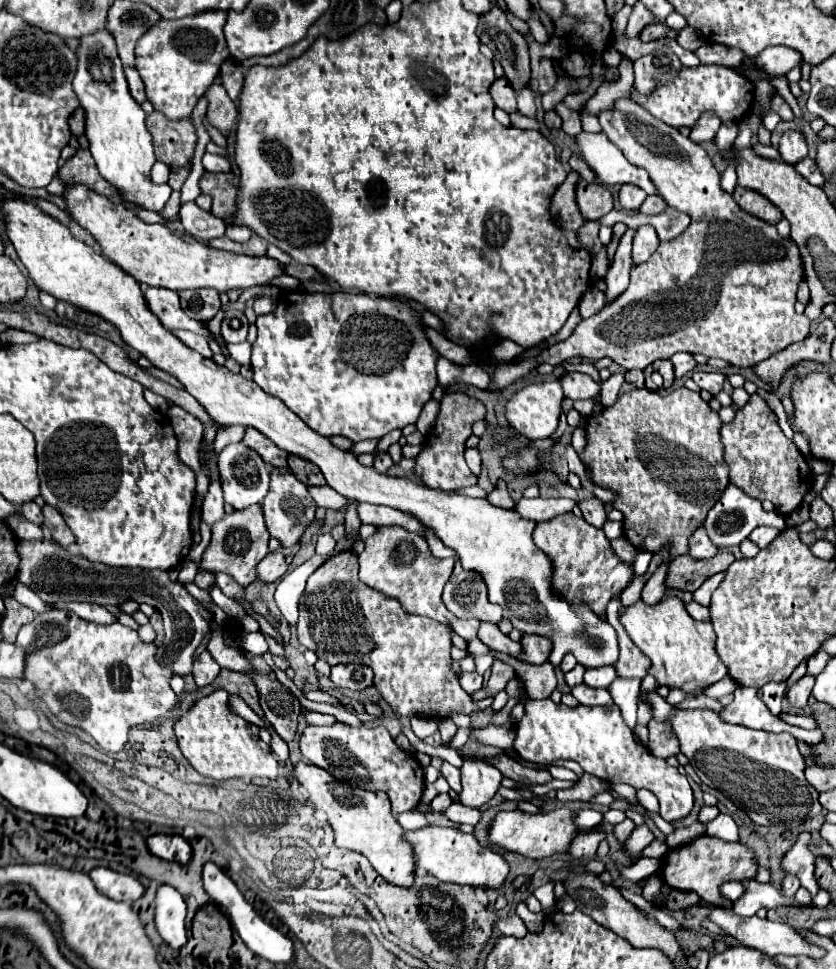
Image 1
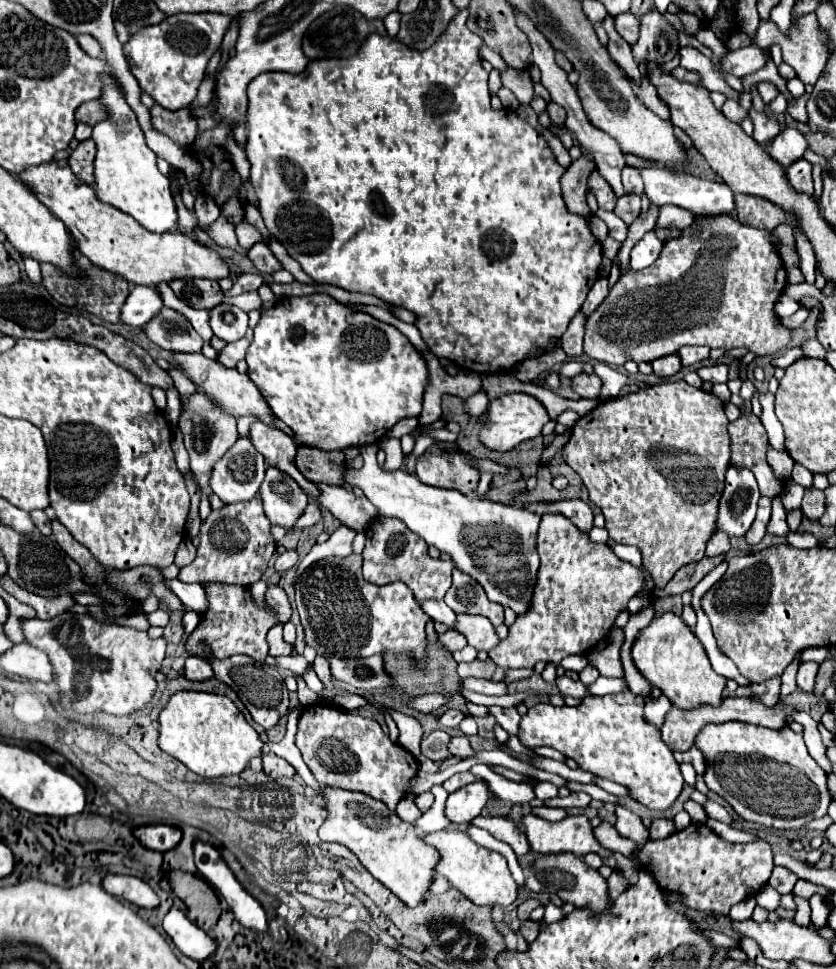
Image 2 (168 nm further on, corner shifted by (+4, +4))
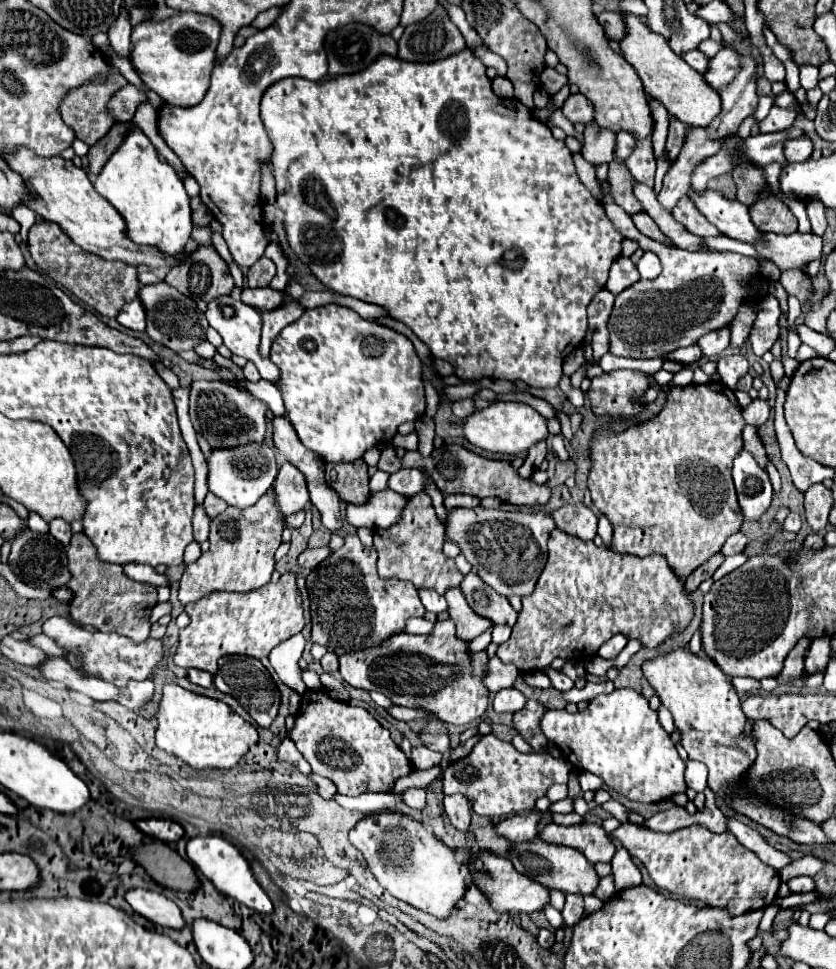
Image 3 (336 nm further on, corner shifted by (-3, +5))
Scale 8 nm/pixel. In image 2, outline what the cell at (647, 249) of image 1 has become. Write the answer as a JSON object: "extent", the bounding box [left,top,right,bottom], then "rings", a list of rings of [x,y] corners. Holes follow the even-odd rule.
{"extent":[630,232,662,270],"rings":[[[646,232],[630,252],[630,268],[642,270],[650,266],[658,258],[660,250],[662,250],[662,242],[658,240],[656,232]]]}

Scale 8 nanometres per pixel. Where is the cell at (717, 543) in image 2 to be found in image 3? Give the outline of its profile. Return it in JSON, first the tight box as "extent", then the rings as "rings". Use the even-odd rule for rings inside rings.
{"extent":[721,531,749,557],"rings":[[[739,531],[739,533],[731,535],[731,537],[725,541],[725,545],[723,545],[721,553],[723,553],[725,557],[729,557],[729,555],[735,555],[735,553],[743,553],[747,543],[749,543],[749,539],[747,539],[747,537],[745,537],[745,535]]]}

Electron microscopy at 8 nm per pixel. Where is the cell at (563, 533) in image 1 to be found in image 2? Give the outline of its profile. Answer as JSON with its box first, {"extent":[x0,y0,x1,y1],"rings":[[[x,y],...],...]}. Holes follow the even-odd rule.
{"extent":[488,514,642,668],"rings":[[[544,514],[538,530],[540,570],[532,606],[510,626],[508,638],[488,652],[500,668],[534,668],[536,662],[560,664],[570,654],[586,654],[602,642],[620,610],[642,590],[642,574],[620,560],[608,544],[596,544],[566,516]]]}

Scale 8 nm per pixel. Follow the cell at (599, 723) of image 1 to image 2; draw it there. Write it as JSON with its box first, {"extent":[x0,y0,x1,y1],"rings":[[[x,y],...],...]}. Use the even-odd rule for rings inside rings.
{"extent":[518,692,684,810],"rings":[[[632,692],[608,694],[608,696],[586,696],[578,706],[552,706],[548,702],[528,708],[528,714],[520,722],[518,738],[526,748],[550,746],[562,752],[566,758],[572,758],[580,764],[582,770],[588,770],[600,778],[624,784],[632,790],[632,798],[652,810],[666,810],[674,804],[684,788],[684,780],[678,768],[678,762],[672,756],[672,750],[662,742],[660,730],[644,722],[642,718],[644,698],[634,696]]]}

